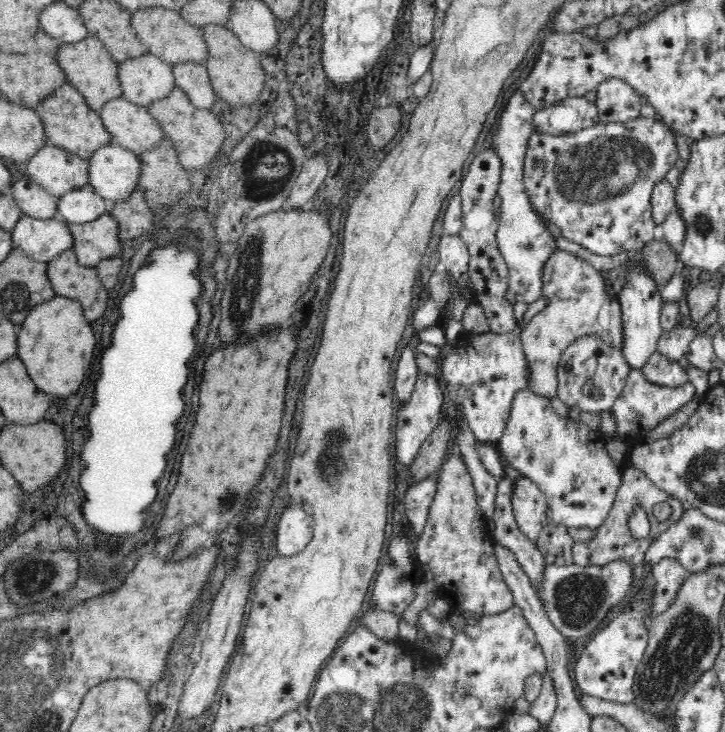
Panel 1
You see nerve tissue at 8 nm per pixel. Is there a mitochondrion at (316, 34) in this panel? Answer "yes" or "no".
no

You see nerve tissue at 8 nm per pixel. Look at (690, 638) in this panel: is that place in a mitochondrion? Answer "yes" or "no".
yes

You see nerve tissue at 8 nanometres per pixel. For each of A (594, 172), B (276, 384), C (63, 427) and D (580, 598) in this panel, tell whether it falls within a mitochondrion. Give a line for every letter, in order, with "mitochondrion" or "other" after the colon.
A: mitochondrion
B: other
C: other
D: mitochondrion

